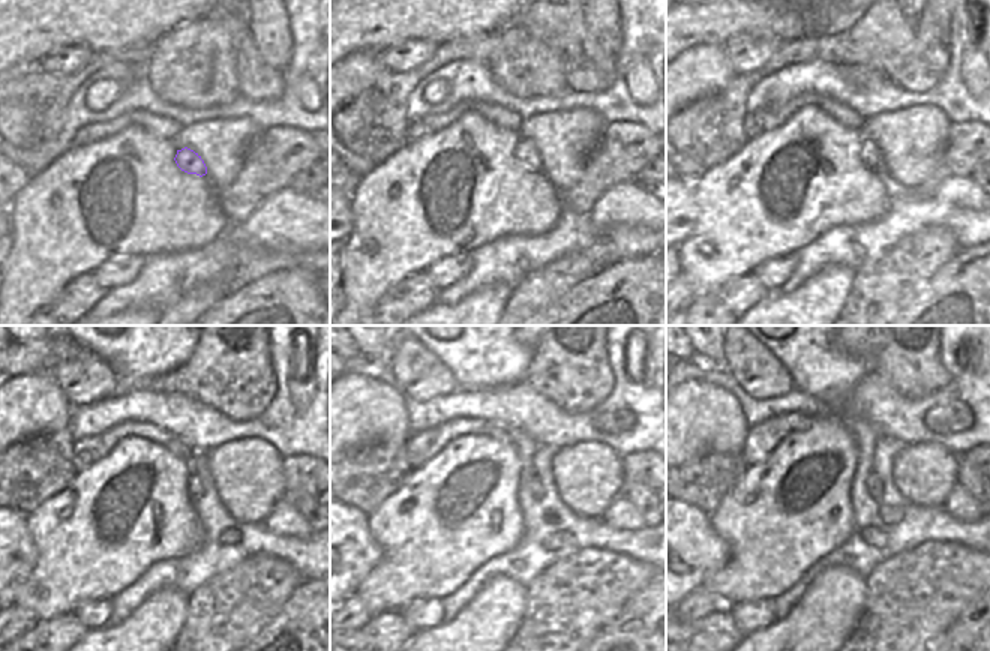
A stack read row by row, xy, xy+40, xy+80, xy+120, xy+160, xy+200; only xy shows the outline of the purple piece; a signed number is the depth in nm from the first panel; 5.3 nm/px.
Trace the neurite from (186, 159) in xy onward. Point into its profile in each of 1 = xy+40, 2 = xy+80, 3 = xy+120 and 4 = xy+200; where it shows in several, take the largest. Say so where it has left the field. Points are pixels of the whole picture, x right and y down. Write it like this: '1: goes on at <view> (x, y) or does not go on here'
1: goes on at xy+40 (527, 153)
2: goes on at xy+80 (870, 156)
3: goes on at xy+120 (195, 485)
4: goes on at xy+200 (873, 483)

